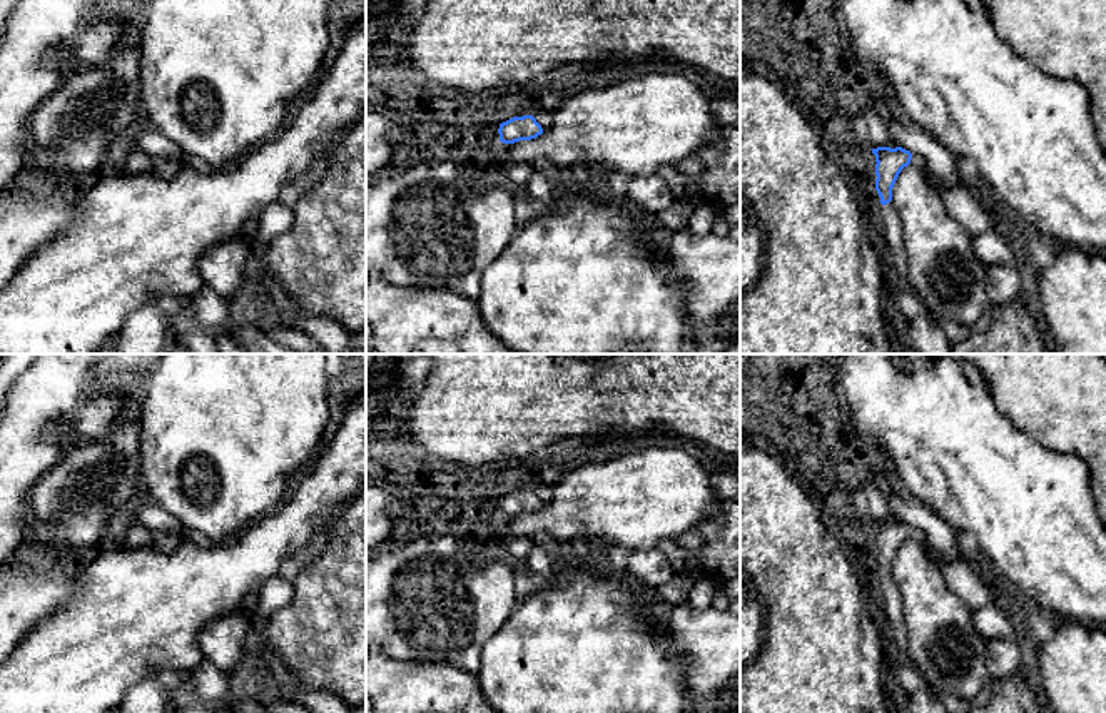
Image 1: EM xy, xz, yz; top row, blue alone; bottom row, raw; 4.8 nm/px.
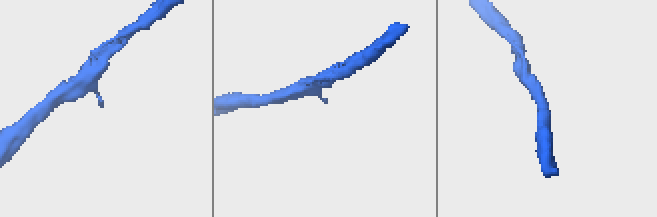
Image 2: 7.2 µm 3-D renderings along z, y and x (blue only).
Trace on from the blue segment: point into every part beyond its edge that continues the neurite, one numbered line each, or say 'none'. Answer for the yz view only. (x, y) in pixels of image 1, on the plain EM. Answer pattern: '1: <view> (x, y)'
1: yz (916, 535)

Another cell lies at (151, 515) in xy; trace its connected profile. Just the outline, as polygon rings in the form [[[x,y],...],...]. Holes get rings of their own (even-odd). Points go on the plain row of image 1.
[[[145,501],[139,506],[137,521],[149,531],[179,533],[182,524],[167,511],[160,508],[157,501]]]

